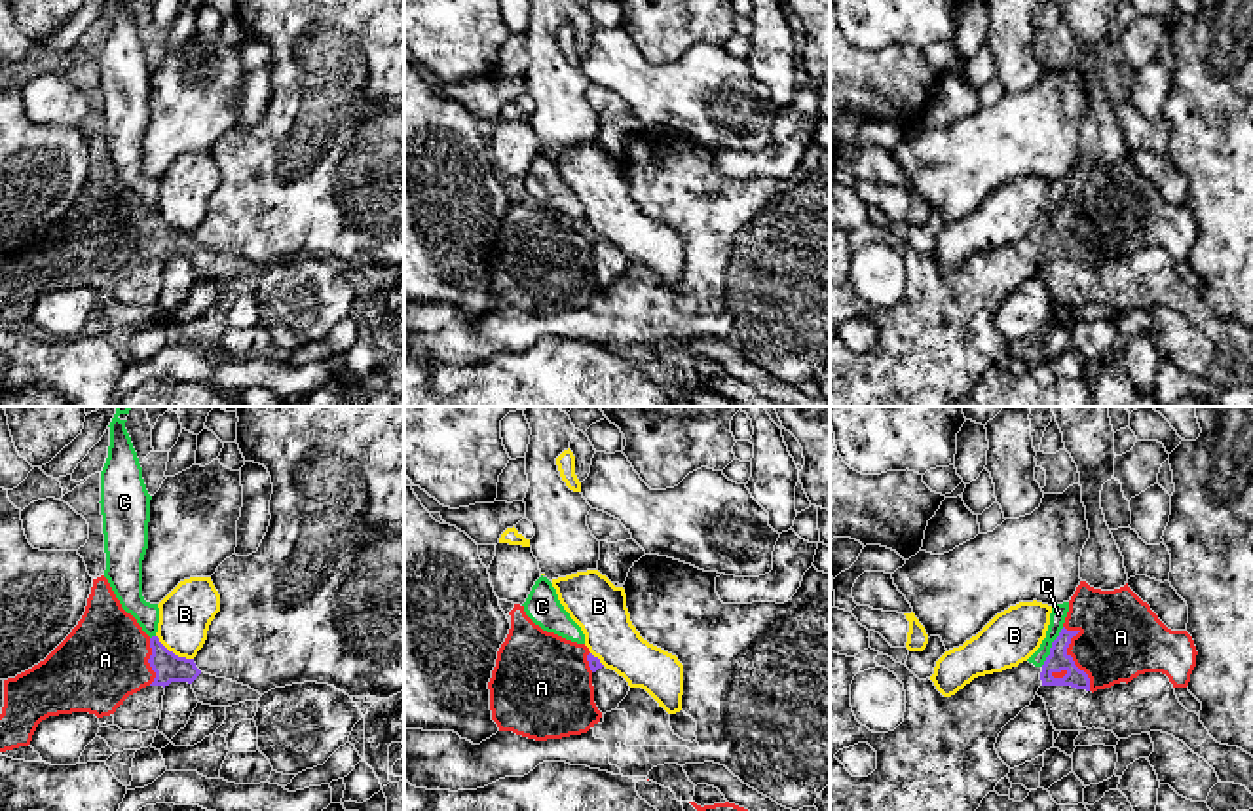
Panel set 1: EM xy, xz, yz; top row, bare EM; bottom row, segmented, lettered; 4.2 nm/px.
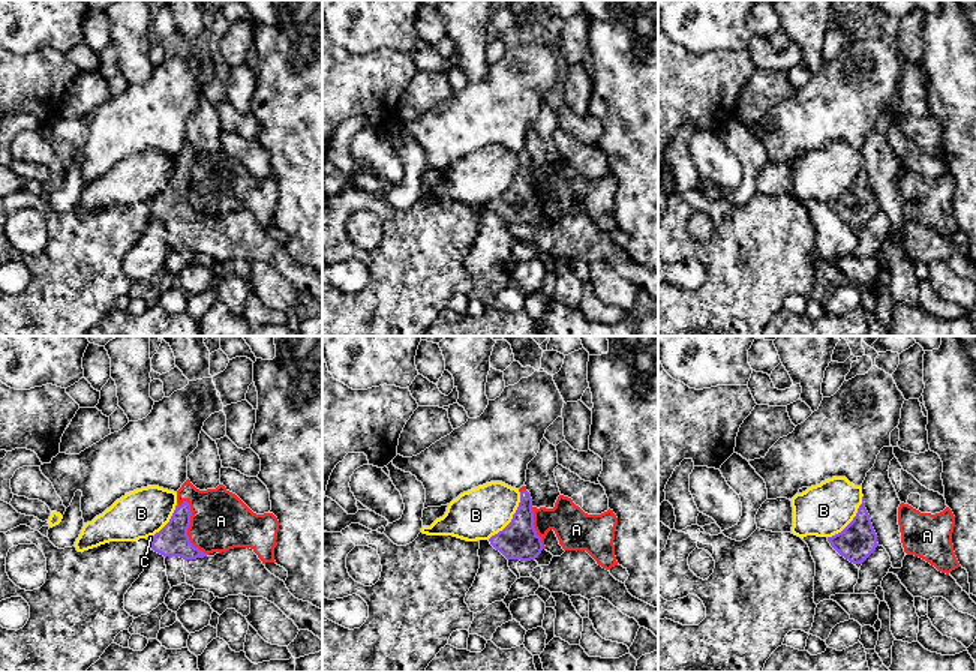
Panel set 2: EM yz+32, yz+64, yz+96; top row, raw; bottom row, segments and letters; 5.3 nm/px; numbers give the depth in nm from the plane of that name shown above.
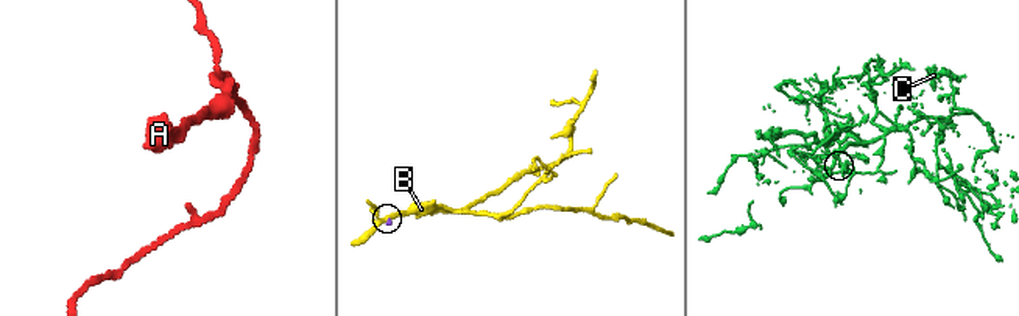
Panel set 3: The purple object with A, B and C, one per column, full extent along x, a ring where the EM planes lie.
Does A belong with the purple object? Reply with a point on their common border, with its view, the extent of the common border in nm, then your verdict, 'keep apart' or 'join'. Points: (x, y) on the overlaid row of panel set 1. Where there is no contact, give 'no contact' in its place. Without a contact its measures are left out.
yz (1069, 656) | 300 nm | join

